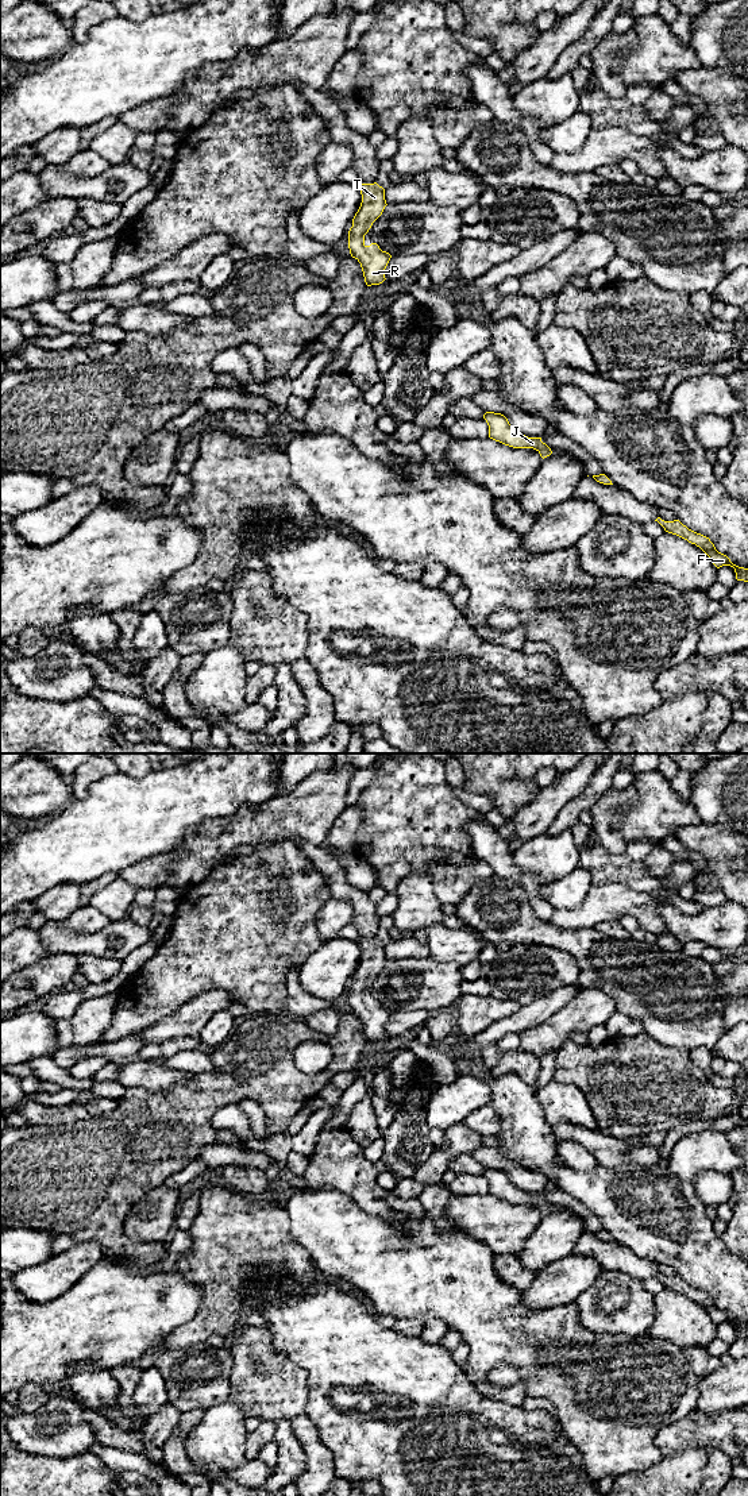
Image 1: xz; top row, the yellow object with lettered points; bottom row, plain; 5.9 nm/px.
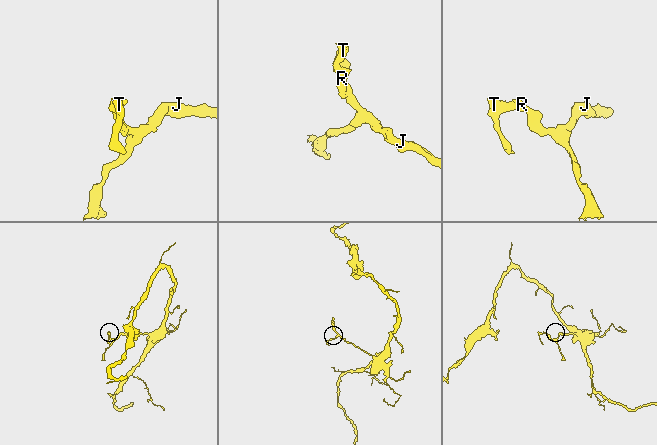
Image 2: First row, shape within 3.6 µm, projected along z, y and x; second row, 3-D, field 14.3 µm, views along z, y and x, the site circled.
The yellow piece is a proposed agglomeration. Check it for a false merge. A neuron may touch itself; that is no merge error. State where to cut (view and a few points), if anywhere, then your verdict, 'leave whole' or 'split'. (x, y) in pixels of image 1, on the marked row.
no cut; leave whole

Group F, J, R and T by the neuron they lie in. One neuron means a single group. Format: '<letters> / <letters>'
F J R T

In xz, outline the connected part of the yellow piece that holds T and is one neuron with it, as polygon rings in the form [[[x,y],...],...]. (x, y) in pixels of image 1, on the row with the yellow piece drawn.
[[[359,182],[358,188],[362,194],[362,203],[352,219],[352,227],[348,231],[348,248],[351,257],[360,263],[366,285],[379,285],[386,279],[385,269],[392,255],[382,251],[377,243],[366,246],[365,235],[388,205],[385,189],[377,182]]]

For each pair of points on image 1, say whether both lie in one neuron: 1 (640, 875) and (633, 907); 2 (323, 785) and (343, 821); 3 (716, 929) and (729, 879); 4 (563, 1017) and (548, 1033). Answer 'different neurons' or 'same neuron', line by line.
1: different neurons
2: different neurons
3: different neurons
4: same neuron

